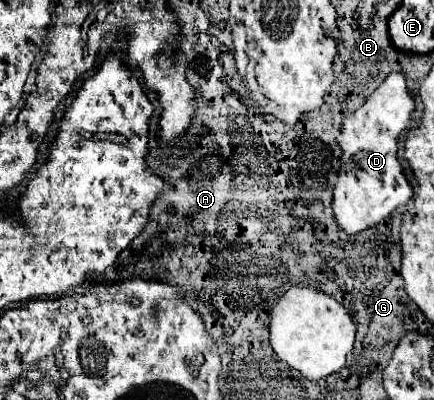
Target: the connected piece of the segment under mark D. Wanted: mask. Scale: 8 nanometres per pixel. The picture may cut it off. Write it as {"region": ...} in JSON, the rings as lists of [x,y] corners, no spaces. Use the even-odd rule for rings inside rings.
{"region":[[[393,71],[367,97],[367,101],[343,121],[341,135],[337,139],[343,151],[343,171],[339,173],[333,193],[333,213],[345,233],[359,233],[375,227],[377,223],[385,221],[397,207],[407,205],[413,197],[413,185],[405,177],[397,159],[399,135],[413,121],[413,113],[415,99],[407,91],[405,75],[403,71]]]}

